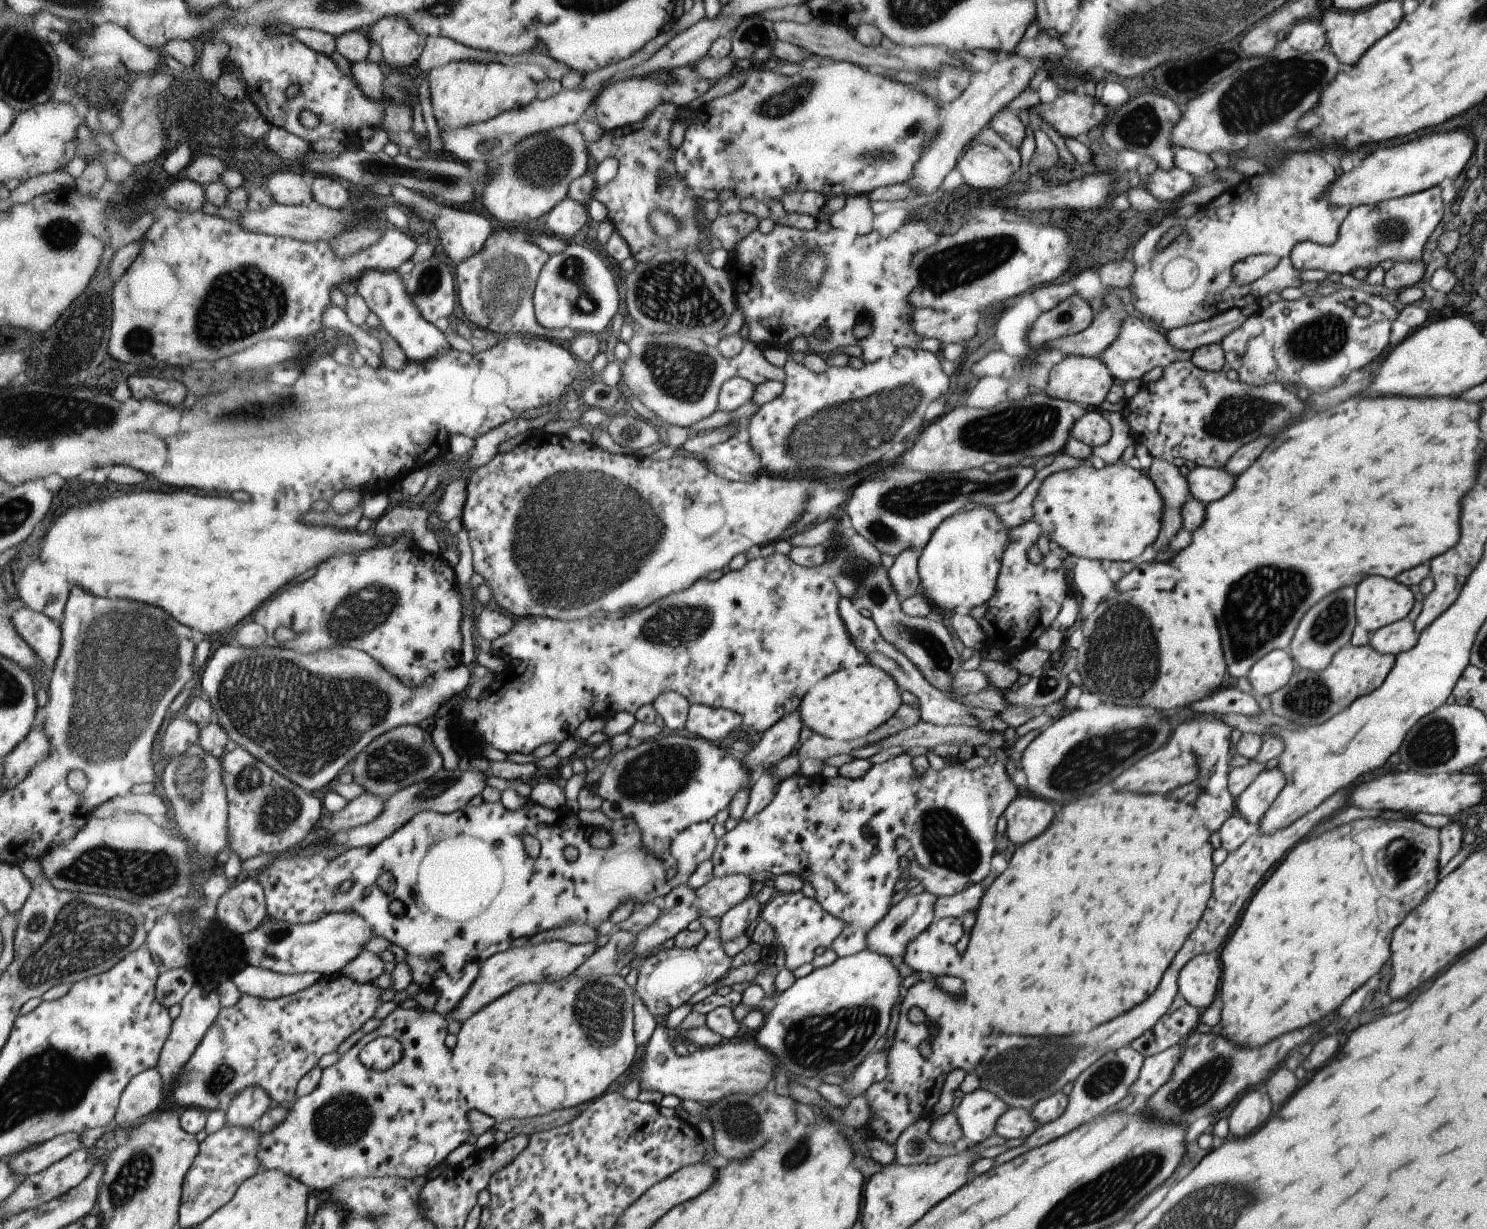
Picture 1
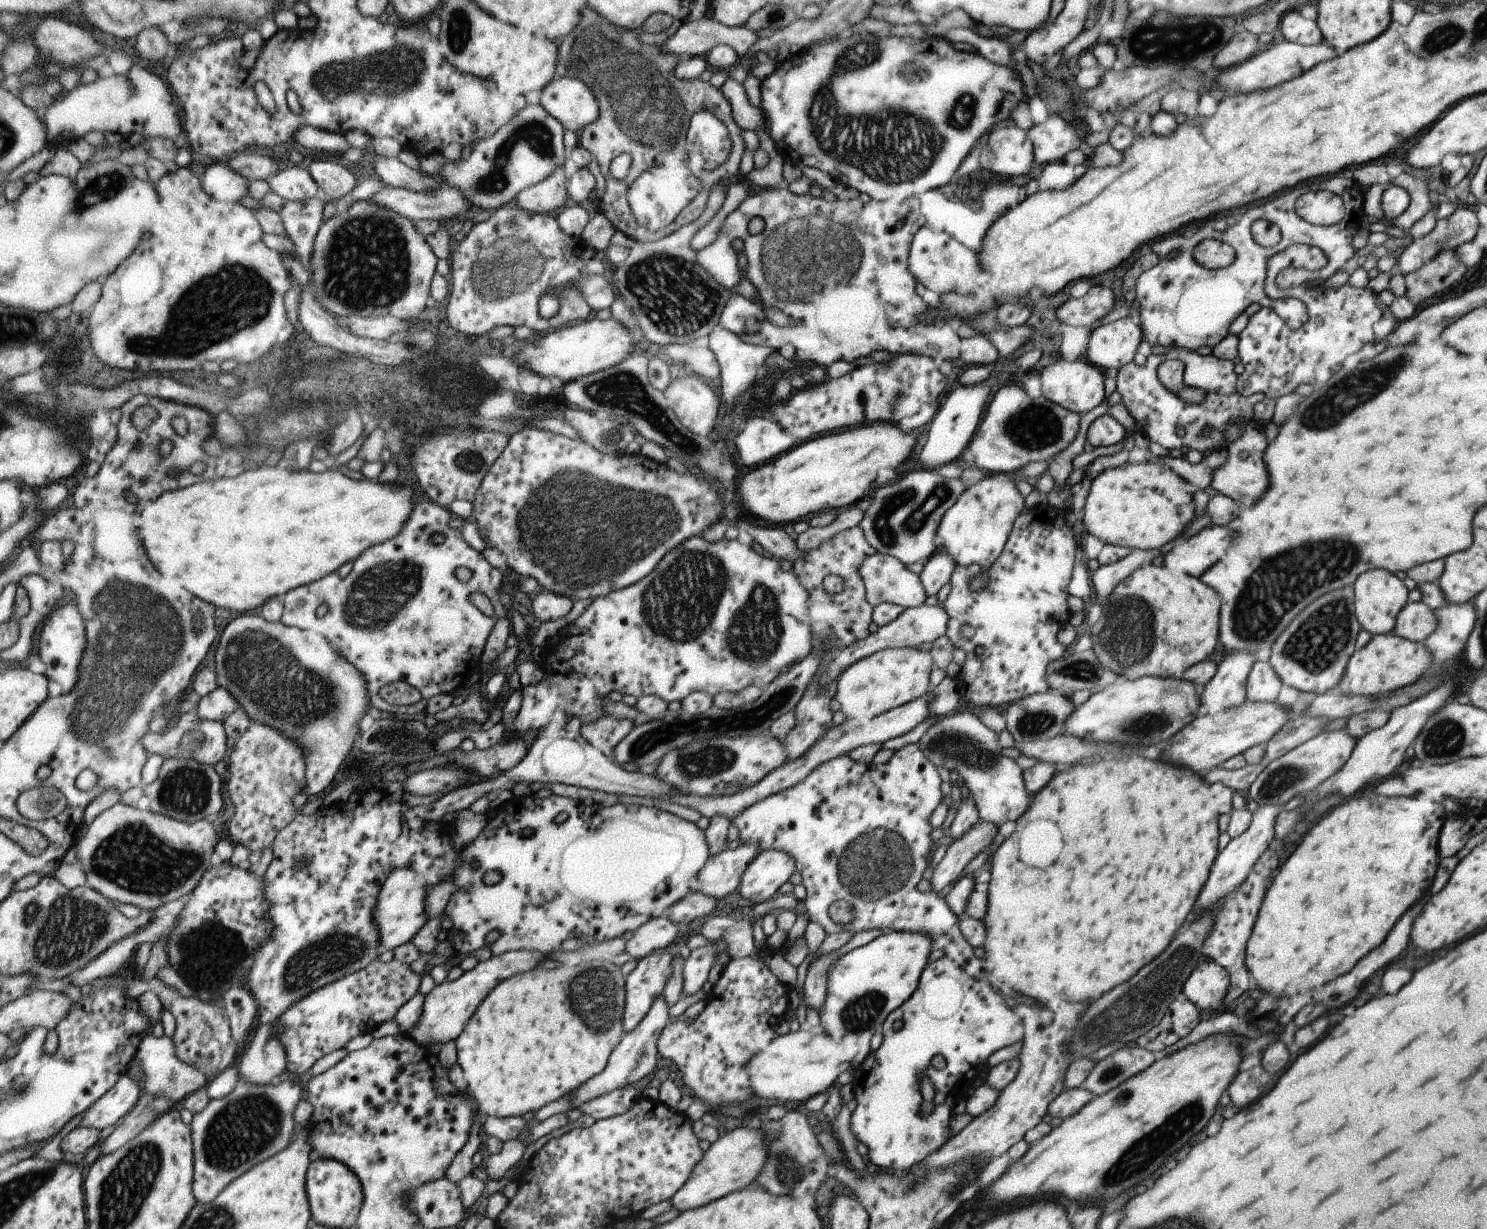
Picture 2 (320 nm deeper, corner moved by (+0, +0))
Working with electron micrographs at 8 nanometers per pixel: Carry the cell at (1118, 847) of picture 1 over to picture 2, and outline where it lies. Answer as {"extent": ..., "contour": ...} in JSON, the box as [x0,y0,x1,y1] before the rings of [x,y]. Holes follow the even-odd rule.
{"extent":[982,756,1217,1006],"contour":[[[1139,756],[1099,760],[1095,764],[1073,765],[1066,771],[1055,772],[1051,780],[1030,797],[1027,808],[1015,821],[1013,832],[1001,842],[991,856],[987,908],[982,918],[986,930],[983,943],[985,962],[995,964],[995,968],[999,966],[999,970],[1003,972],[1003,980],[1007,980],[1017,992],[1027,994],[1029,998],[1049,1006],[1063,1000],[1097,1000],[1103,992],[1131,978],[1141,966],[1145,966],[1159,952],[1163,952],[1177,928],[1191,912],[1195,896],[1205,882],[1207,868],[1217,856],[1217,814],[1211,808],[1209,786],[1187,768],[1177,768],[1167,762],[1145,760]]]}

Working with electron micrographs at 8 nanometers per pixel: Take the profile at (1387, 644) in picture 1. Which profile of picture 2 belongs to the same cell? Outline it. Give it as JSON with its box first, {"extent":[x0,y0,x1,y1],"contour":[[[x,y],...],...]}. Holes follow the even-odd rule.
{"extent":[1392,601,1436,642],"contour":[[[1407,601],[1398,612],[1392,630],[1393,635],[1413,641],[1423,642],[1436,627],[1436,618],[1433,610],[1427,605]]]}

